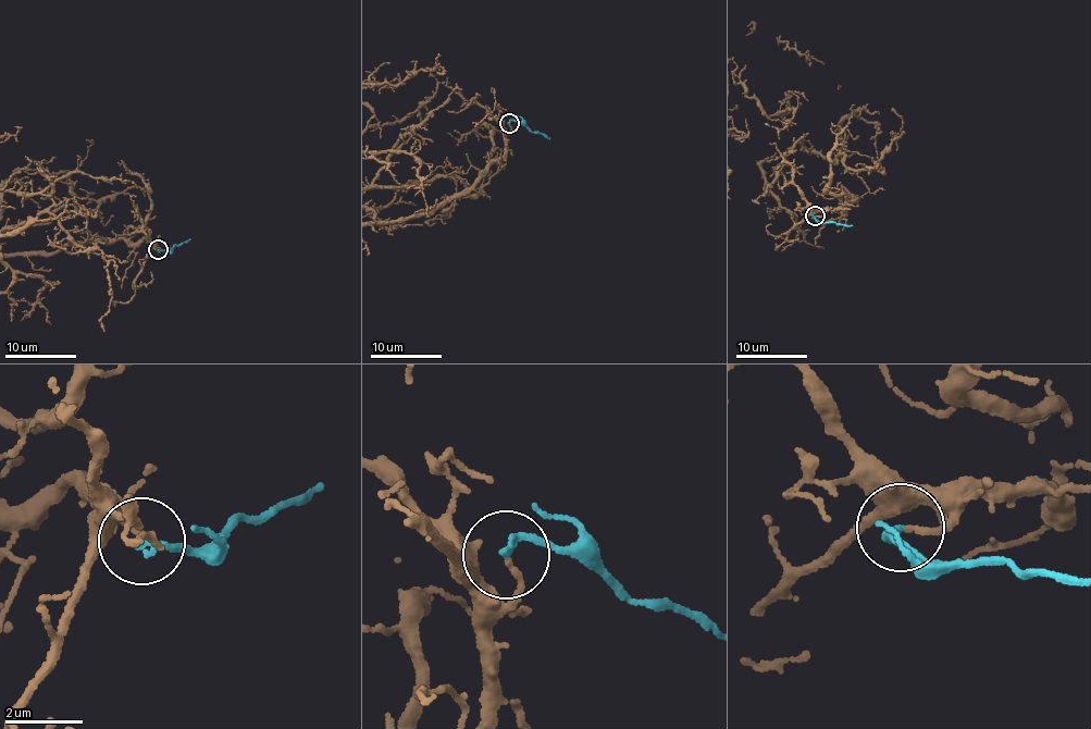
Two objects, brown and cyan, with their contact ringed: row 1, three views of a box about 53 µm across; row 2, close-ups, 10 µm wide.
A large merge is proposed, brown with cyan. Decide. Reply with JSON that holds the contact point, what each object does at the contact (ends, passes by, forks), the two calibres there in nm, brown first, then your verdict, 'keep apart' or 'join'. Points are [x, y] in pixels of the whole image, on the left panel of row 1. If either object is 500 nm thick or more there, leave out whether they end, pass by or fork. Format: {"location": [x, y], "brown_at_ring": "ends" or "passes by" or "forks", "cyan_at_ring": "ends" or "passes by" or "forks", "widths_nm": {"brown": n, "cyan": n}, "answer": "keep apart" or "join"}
{"location": [158, 249], "brown_at_ring": "ends", "cyan_at_ring": "ends", "widths_nm": {"brown": 140, "cyan": 190}, "answer": "join"}

